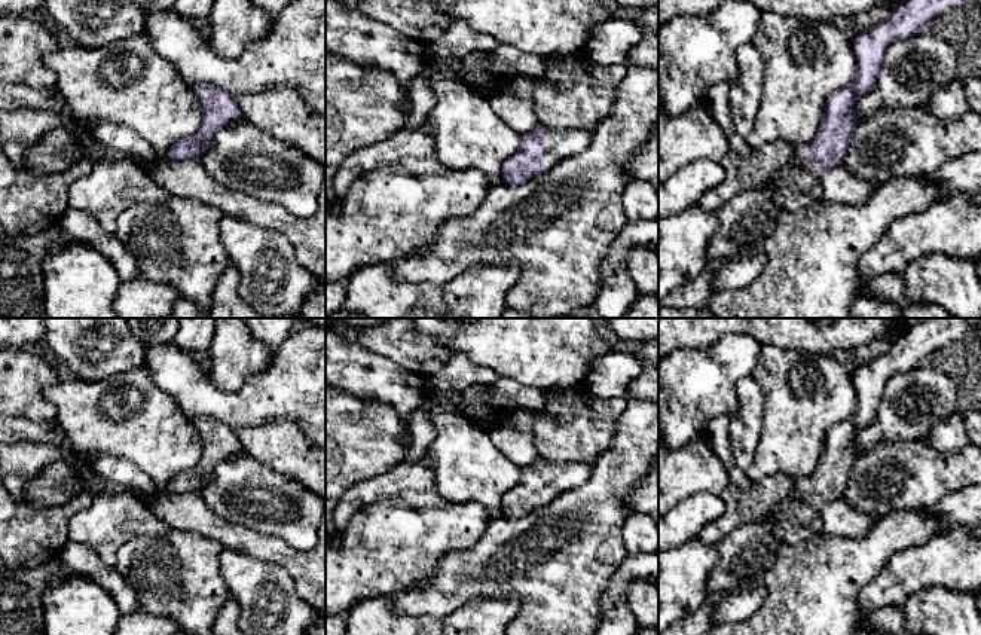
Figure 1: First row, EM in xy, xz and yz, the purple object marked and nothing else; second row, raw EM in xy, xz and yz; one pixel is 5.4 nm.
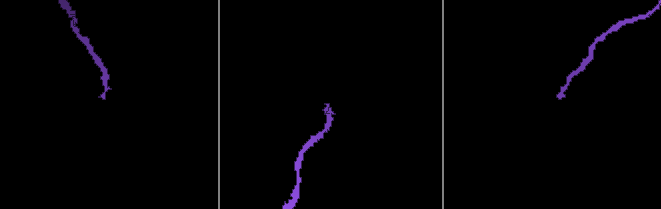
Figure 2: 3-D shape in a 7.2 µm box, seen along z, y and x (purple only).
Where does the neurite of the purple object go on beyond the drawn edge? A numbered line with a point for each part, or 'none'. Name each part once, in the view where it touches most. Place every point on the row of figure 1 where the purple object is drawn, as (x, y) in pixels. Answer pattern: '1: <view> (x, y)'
1: xz (559, 143)

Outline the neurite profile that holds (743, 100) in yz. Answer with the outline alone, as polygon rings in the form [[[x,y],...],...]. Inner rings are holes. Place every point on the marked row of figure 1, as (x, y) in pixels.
[[[748,43],[737,52],[739,74],[728,94],[728,110],[736,132],[746,138],[755,125],[764,79],[764,58]]]

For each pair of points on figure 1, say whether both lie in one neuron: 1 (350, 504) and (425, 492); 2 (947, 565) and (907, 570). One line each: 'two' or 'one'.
1: one
2: one

